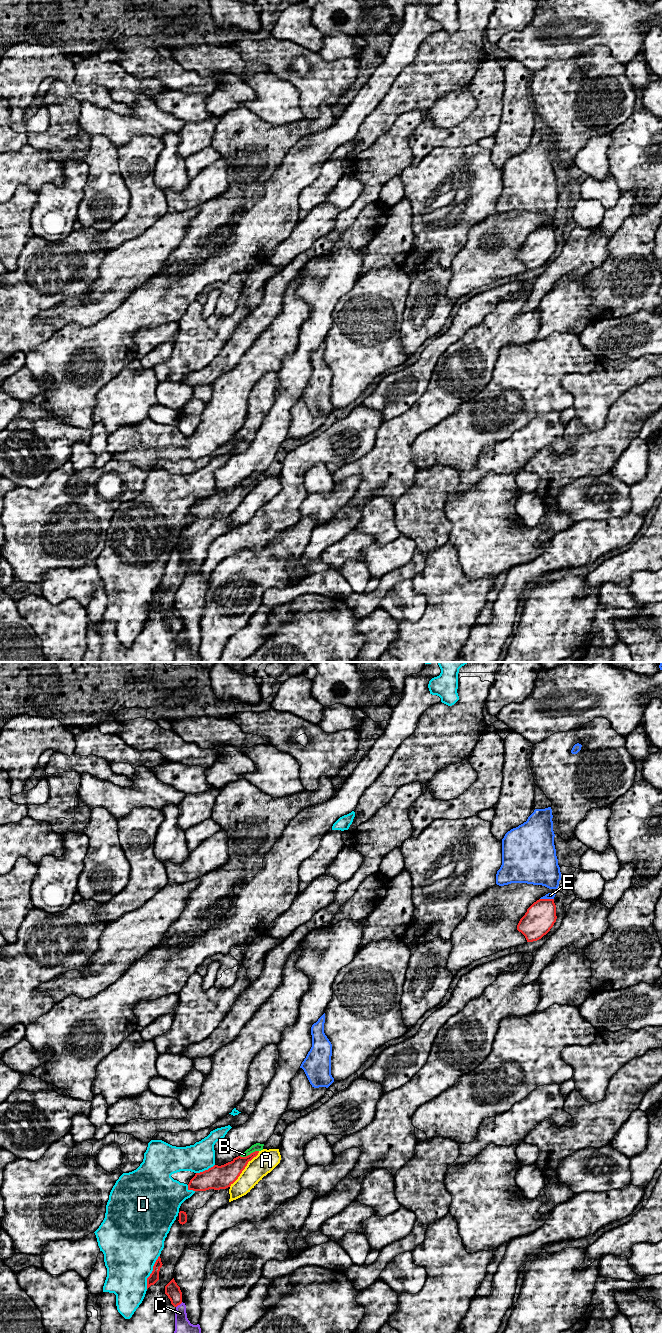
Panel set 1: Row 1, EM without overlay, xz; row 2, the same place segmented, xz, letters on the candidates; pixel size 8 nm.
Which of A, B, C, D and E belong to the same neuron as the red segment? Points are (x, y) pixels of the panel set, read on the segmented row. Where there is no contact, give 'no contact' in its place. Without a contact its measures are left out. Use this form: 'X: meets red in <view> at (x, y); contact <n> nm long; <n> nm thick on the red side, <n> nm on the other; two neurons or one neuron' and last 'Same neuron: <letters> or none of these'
A: meets red in xz at (244, 1168); contact 380 nm long; 190 nm thick on the red side, 170 nm on the other; two neurons
B: meets red in xz at (250, 1154); contact 160 nm long; 170 nm thick on the red side, 60 nm on the other; two neurons
C: meets red in xz at (179, 1304); contact 70 nm long; 120 nm thick on the red side, 130 nm on the other; two neurons
D: meets red in xz at (152, 1272); contact 300 nm long; 80 nm thick on the red side, 440 nm on the other; two neurons
E: meets red in xz at (547, 899); contact 110 nm long; 240 nm thick on the red side, 50 nm on the other; two neurons
Same neuron: none of these

